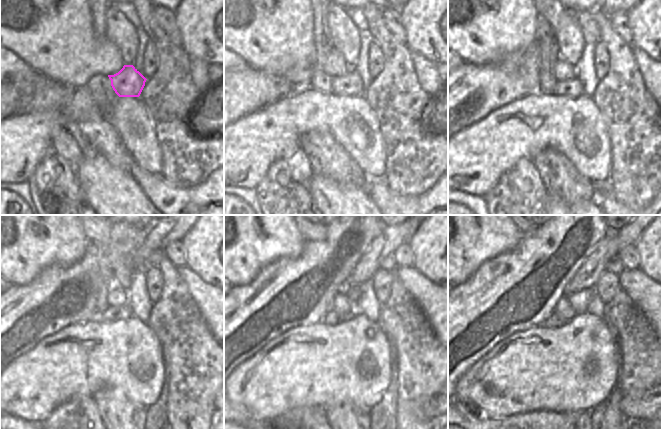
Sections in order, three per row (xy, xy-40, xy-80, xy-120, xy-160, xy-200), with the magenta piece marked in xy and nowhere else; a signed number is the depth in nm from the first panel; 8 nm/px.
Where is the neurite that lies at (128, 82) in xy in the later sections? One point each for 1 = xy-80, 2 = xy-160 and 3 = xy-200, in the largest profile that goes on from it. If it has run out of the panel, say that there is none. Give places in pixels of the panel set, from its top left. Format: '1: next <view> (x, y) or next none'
1: next xy-80 (573, 87)
2: next xy-160 (332, 318)
3: next xy-200 (554, 321)

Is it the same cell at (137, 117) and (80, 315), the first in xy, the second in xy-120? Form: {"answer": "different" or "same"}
{"answer": "different"}

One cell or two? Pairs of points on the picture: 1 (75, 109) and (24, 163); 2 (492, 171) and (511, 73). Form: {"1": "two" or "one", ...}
{"1": "one", "2": "two"}

